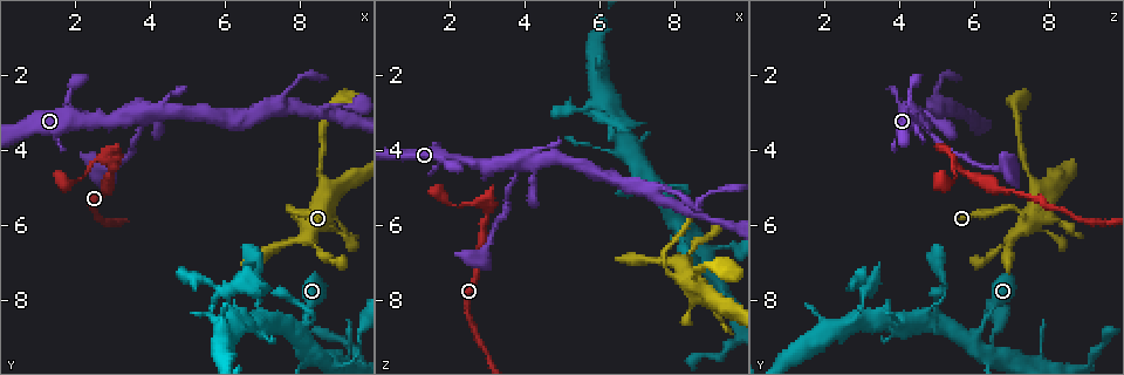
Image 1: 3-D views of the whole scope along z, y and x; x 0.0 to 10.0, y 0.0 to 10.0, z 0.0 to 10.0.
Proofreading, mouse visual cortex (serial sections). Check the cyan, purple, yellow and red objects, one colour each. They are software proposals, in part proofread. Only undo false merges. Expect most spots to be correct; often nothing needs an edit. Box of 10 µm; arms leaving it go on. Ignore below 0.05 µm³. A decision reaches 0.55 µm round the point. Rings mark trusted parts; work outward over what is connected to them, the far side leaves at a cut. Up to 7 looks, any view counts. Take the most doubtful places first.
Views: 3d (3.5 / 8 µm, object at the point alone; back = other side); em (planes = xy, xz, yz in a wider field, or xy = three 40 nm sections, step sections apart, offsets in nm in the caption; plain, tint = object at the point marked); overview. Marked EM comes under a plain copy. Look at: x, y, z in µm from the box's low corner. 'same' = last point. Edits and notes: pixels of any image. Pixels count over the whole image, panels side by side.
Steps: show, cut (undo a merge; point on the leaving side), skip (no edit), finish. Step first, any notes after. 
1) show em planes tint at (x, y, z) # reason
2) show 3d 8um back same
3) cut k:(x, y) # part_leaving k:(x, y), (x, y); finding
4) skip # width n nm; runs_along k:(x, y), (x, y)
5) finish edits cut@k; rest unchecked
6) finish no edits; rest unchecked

show 3d 3.5um at (2.45, 4.40, 5.40) # abrupt turn

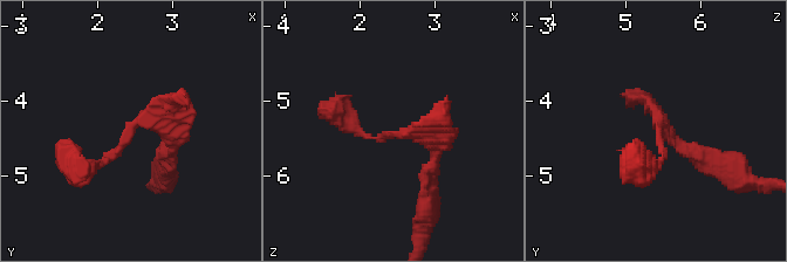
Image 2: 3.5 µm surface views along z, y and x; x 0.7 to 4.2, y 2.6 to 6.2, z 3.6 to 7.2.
show em xy step 5 tint at (2.45, 4.45, 5.45)

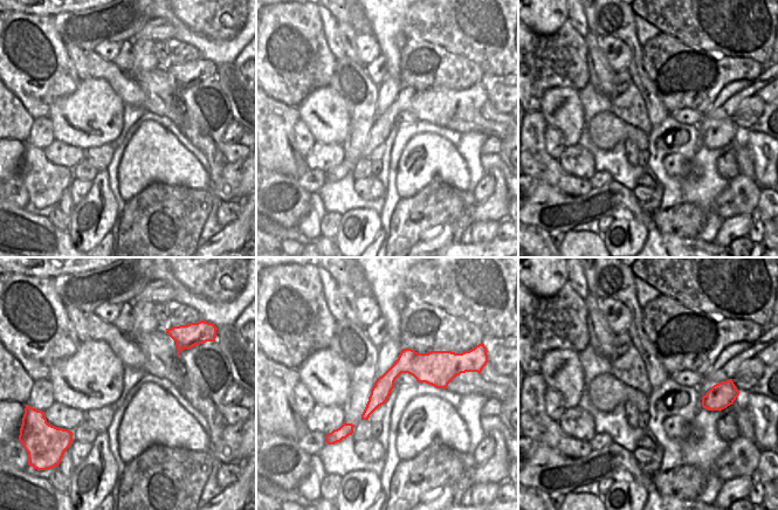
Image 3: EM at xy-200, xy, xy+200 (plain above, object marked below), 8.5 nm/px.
skip # width 160 nm; runs_along 3:(447, 374), (399, 367), (364, 417); one cell here

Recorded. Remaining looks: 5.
show 3d 8um at (5.75, 7.65, 2.95)

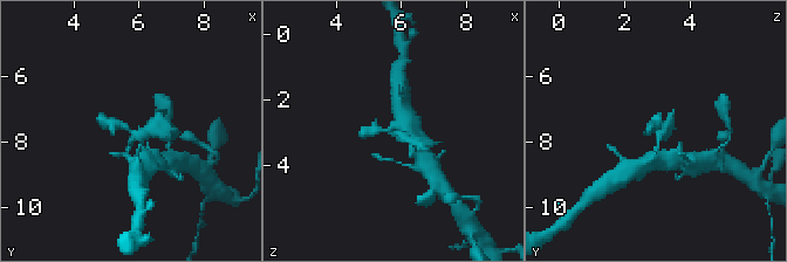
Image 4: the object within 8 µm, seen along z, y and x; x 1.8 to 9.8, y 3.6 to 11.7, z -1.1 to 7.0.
show em planes tint same

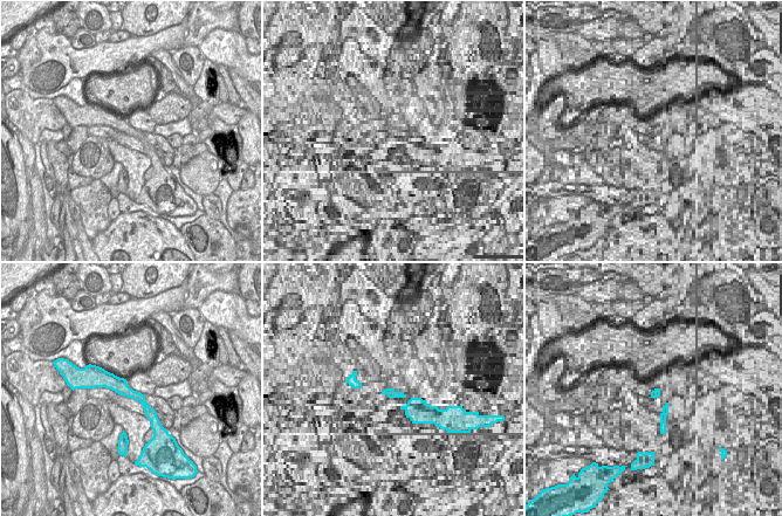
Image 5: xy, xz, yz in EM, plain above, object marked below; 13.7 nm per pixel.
skip # all the same cell

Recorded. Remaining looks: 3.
show 3d 8um at (4.10, 3.00, 4.30) # small branch off a trunk

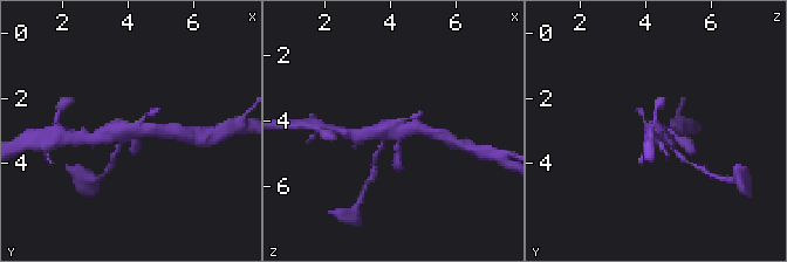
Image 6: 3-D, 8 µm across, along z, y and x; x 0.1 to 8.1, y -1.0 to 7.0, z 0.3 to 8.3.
show em xy step 1 tint same

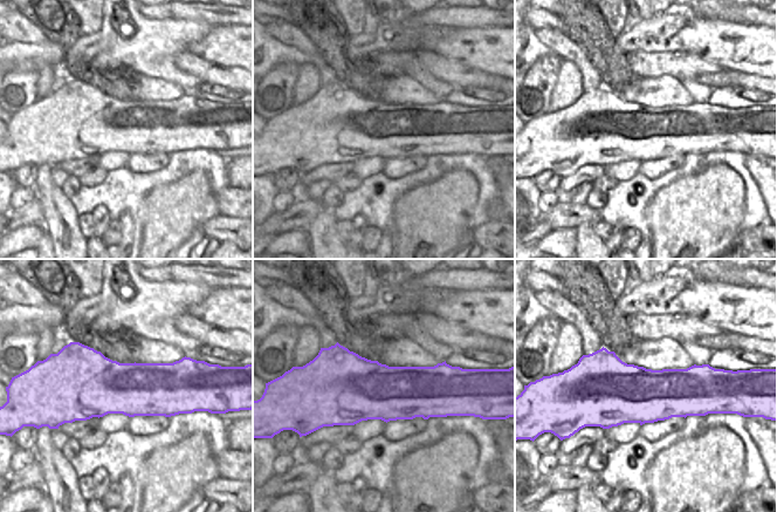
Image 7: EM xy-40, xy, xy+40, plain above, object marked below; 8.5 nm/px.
skip # runs_along 6:(97, 138), (110, 130), (168, 130); continuous, no second cell

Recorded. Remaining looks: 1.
finish no edits; rest unchecked

